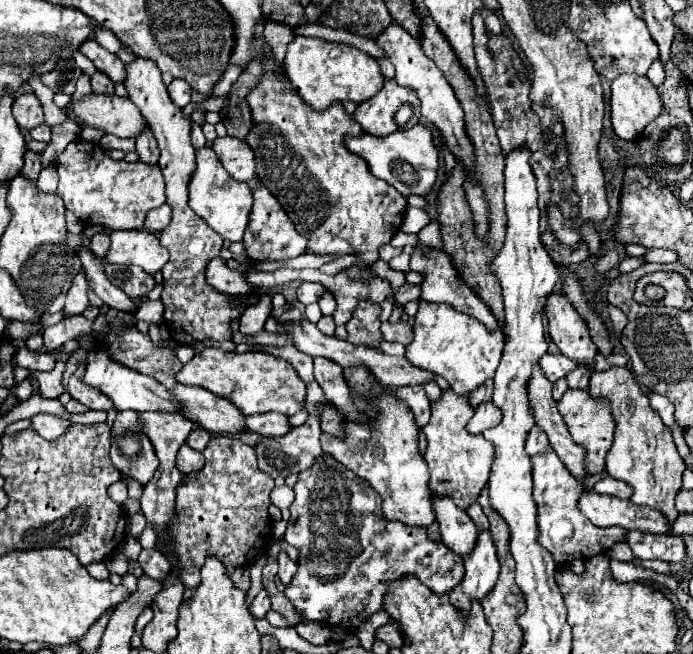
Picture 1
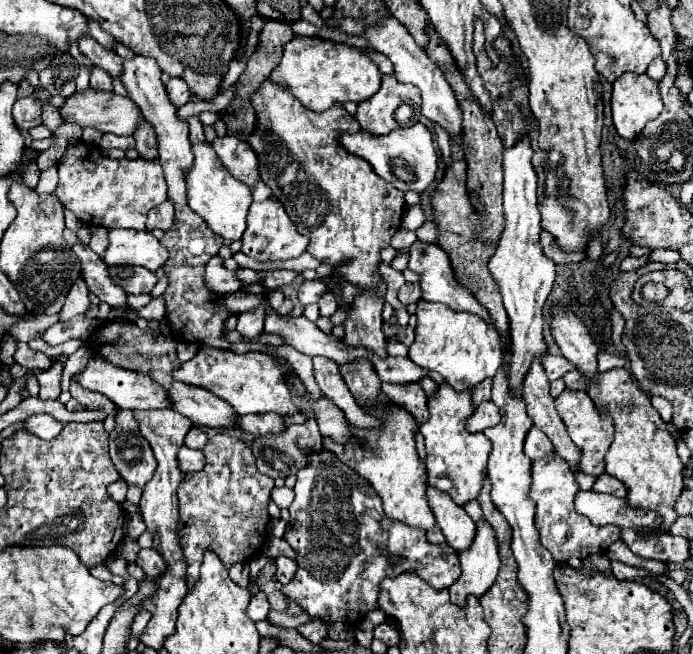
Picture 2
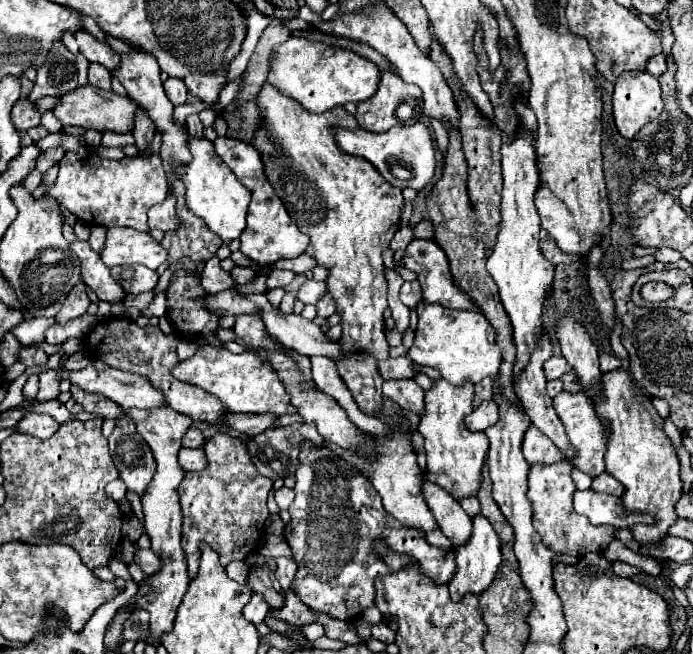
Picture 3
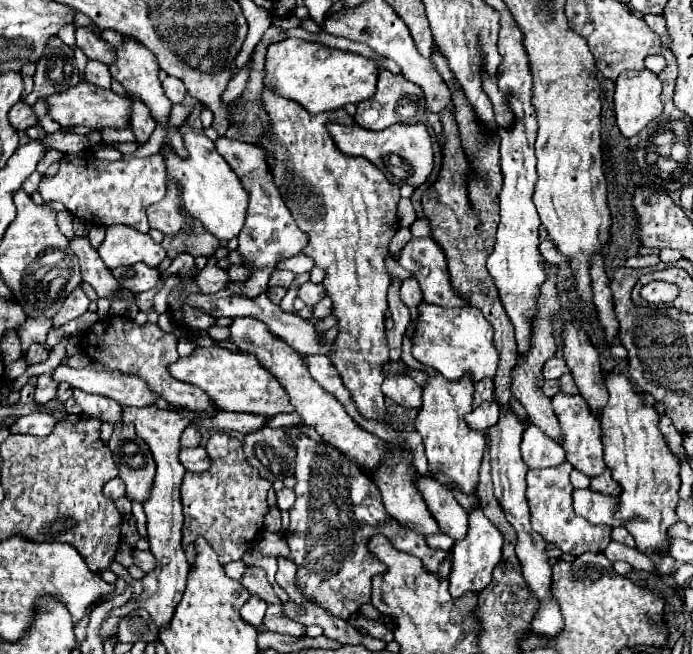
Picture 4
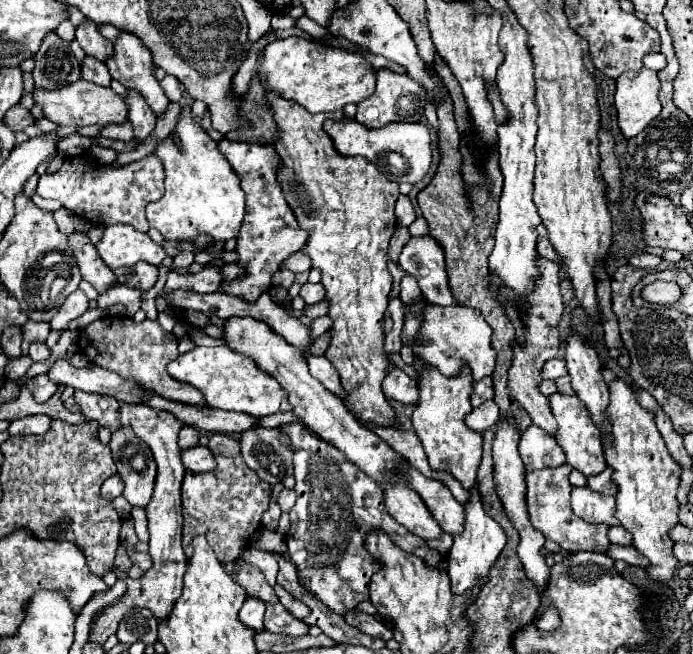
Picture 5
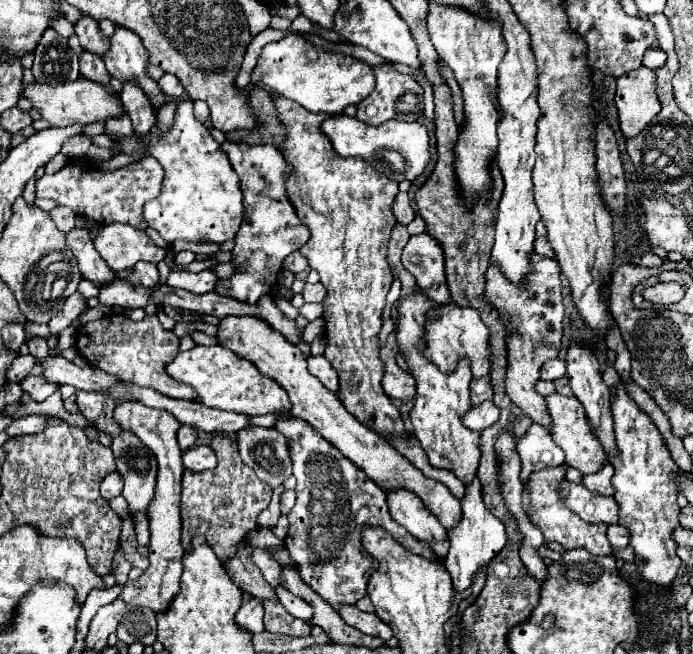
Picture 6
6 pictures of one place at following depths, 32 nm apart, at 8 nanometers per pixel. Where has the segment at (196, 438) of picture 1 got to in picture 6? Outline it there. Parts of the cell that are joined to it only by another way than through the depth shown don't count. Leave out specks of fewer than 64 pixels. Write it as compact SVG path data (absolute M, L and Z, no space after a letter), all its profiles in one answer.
M182 426L182 428L178 430L178 444L180 444L182 450L192 448L192 446L196 444L196 428L192 428L192 426Z

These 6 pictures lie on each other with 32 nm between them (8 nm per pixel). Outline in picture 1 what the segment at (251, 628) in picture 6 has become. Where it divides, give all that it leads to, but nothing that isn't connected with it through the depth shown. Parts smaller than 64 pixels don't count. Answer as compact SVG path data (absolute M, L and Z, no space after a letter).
M262 590L262 592L252 600L252 604L250 604L250 614L252 614L252 618L260 620L260 618L266 616L268 610L270 610L270 598L268 598L268 592Z

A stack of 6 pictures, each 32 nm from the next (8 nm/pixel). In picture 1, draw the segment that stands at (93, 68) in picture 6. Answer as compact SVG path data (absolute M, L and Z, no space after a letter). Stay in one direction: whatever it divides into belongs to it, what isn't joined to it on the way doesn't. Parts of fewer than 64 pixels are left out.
M96 70L92 74L90 84L92 84L92 90L98 92L98 94L114 94L112 80L108 80L108 76L104 76L104 72L100 72L100 70Z

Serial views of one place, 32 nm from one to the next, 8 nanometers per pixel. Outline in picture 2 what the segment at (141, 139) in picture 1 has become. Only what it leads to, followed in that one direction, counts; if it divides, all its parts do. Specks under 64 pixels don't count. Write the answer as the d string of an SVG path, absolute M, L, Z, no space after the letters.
M142 120L134 132L136 138L136 150L140 152L142 158L156 158L158 150L156 150L156 132L152 132L152 124L146 124L146 120Z

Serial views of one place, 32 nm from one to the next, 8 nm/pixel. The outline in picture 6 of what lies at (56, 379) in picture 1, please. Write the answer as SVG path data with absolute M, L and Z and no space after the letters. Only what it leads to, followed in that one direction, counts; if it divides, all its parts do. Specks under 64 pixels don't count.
M26 376L22 382L20 382L20 386L22 386L22 390L26 392L26 394L30 394L30 398L32 400L38 400L38 402L42 402L42 400L46 400L52 392L56 392L56 384L52 384L52 382L46 382L42 376Z

